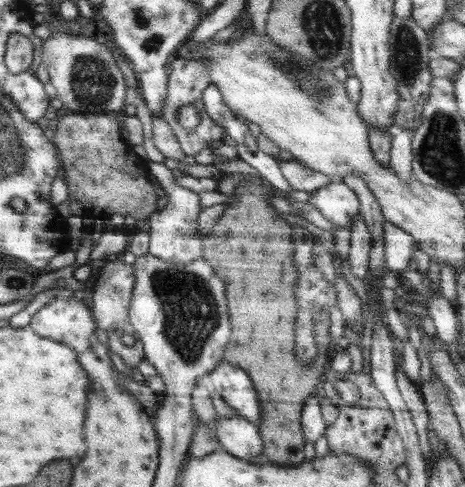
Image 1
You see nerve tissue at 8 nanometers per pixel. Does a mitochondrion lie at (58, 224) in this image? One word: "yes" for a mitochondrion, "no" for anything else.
no

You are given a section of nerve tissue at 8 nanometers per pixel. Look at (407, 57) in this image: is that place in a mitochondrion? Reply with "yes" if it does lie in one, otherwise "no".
yes

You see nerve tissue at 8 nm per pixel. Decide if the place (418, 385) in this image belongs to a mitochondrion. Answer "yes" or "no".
no

